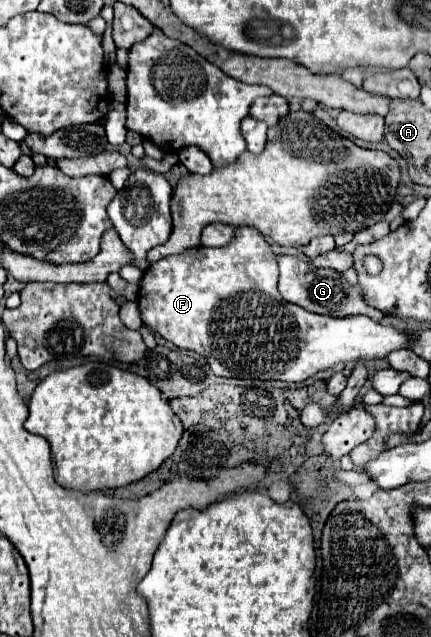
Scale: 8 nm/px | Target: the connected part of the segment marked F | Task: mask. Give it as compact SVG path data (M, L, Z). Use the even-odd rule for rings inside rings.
M240 226L234 238L222 248L198 246L150 264L140 282L138 308L144 326L178 348L198 352L208 360L212 372L224 378L302 382L334 364L356 362L360 358L386 358L390 352L408 346L408 338L402 332L392 326L382 326L368 316L332 318L290 304L280 296L276 282L278 262L270 244L256 228Z

